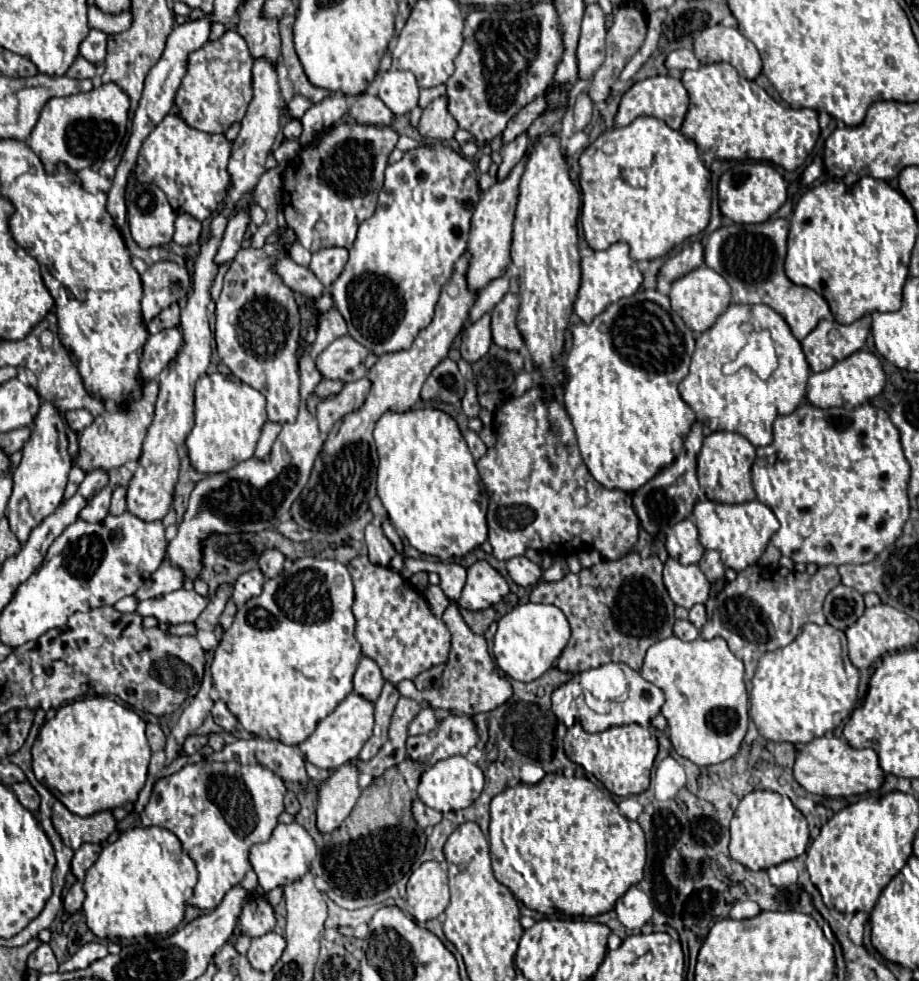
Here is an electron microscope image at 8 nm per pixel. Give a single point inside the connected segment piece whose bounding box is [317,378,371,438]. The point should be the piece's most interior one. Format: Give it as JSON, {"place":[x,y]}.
{"place":[352,397]}

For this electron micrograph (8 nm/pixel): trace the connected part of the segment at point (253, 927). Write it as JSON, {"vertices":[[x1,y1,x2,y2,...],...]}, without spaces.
{"vertices":[[249,894,247,906,243,908,239,918,239,930,255,938,273,930,273,926,275,926,275,916,269,902,257,894]]}

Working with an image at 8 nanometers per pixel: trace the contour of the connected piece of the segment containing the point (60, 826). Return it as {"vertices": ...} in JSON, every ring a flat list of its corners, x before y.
{"vertices":[[55,802,53,826,61,834,63,844,77,850,83,842,105,842,115,832,115,818,111,812,97,812,83,818,69,812,61,802]]}

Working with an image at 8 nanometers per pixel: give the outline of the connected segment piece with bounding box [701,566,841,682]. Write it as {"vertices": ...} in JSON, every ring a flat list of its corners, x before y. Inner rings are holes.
{"vertices":[[749,566,743,572,739,572,737,578,729,582,717,596,717,610,701,628,701,636,705,640,711,640,715,636,725,638,729,650,739,660,743,660,745,682,749,682,757,670,761,654,793,642,793,638,799,634,799,628,807,622,827,622,823,614,823,600,827,592,835,588,839,582,841,576,835,566,821,566,813,576,809,576,807,572,791,572,787,578,761,566]]}

